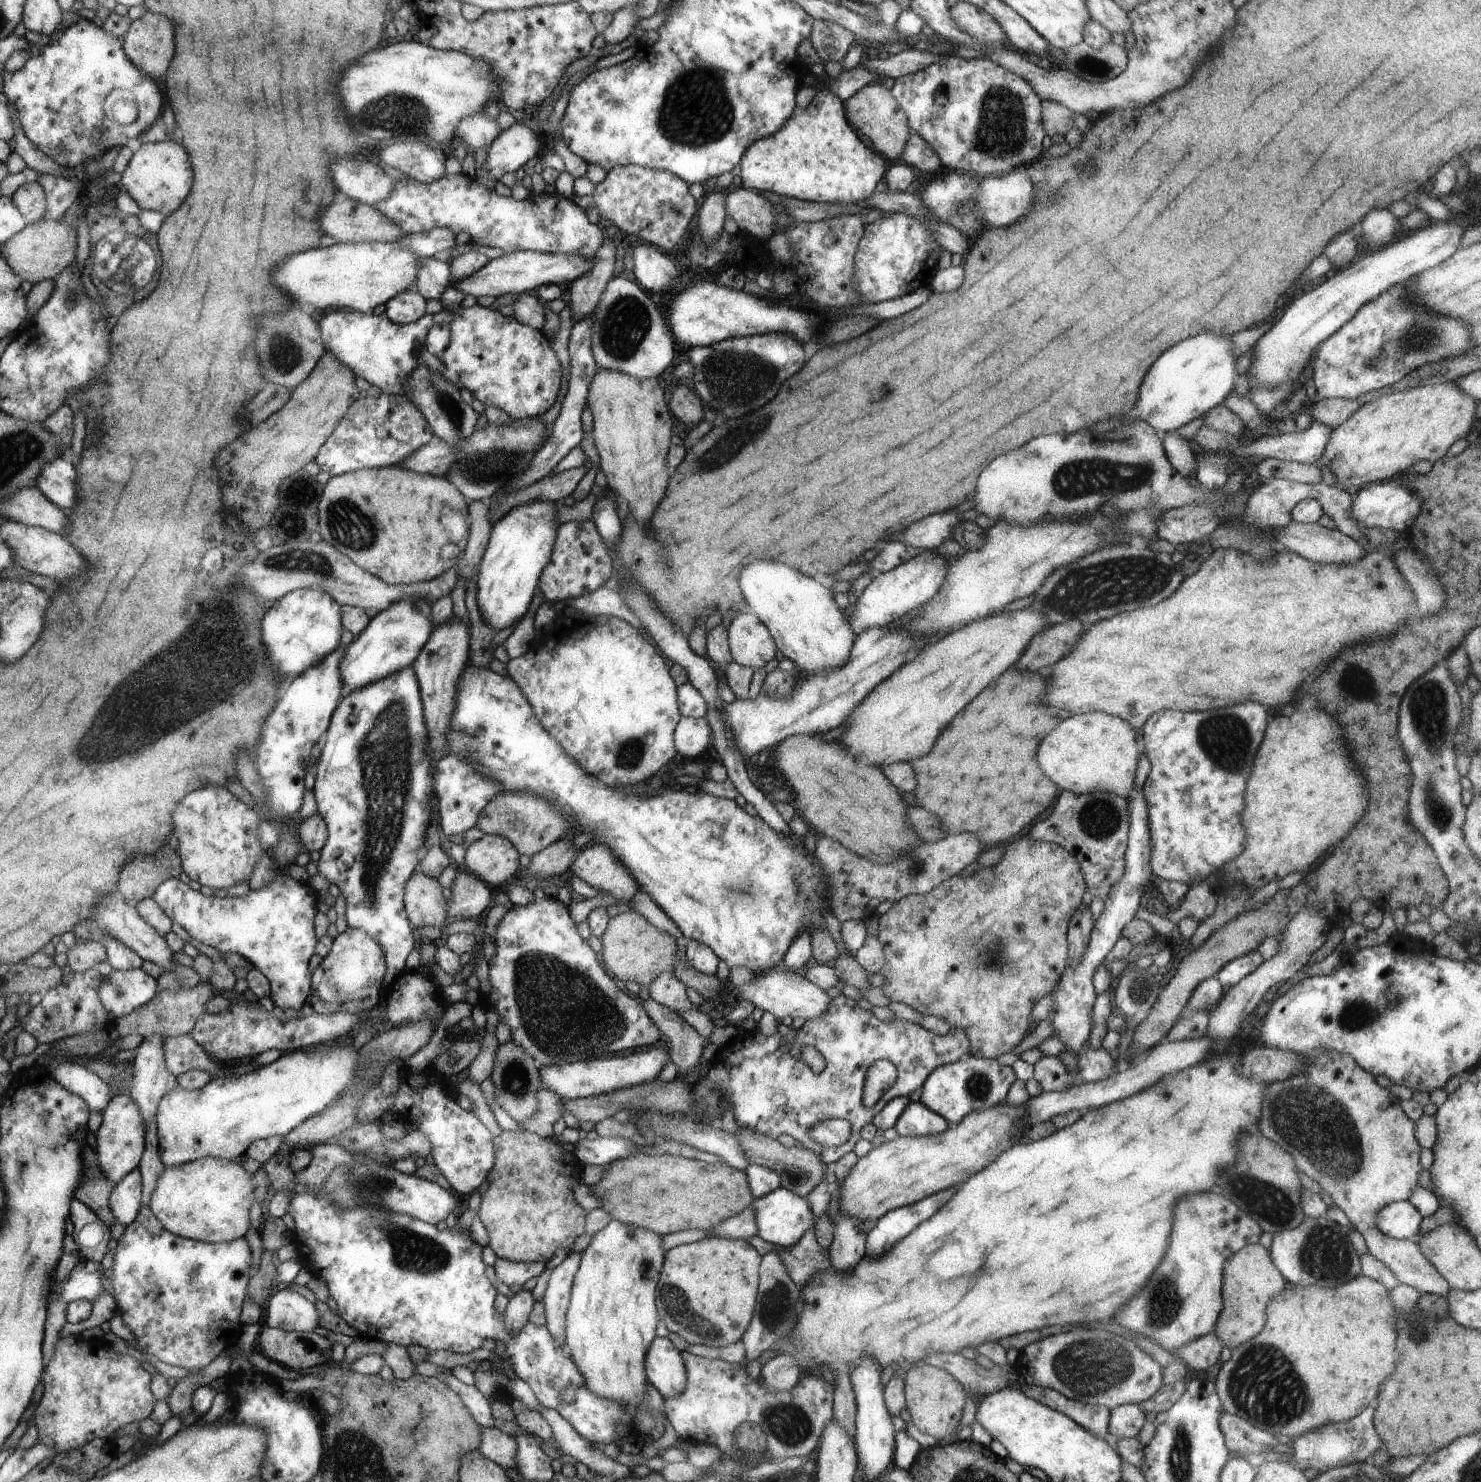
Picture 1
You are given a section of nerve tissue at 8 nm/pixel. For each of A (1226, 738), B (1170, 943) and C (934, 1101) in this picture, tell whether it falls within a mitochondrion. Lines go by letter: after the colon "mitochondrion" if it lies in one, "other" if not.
A: mitochondrion
B: other
C: other

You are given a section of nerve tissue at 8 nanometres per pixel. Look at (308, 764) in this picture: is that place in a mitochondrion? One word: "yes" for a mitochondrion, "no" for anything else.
no

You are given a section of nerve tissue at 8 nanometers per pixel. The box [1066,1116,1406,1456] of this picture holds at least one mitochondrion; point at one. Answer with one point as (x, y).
(1273, 1403)

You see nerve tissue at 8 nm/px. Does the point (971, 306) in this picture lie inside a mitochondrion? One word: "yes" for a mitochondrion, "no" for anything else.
no

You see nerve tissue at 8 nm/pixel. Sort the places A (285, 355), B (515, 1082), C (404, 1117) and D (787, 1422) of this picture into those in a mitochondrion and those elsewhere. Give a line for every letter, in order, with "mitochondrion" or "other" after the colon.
A: mitochondrion
B: mitochondrion
C: other
D: mitochondrion

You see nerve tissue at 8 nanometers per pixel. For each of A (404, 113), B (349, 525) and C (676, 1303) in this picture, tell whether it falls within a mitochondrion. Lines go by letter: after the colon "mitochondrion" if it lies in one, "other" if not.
A: mitochondrion
B: mitochondrion
C: mitochondrion

